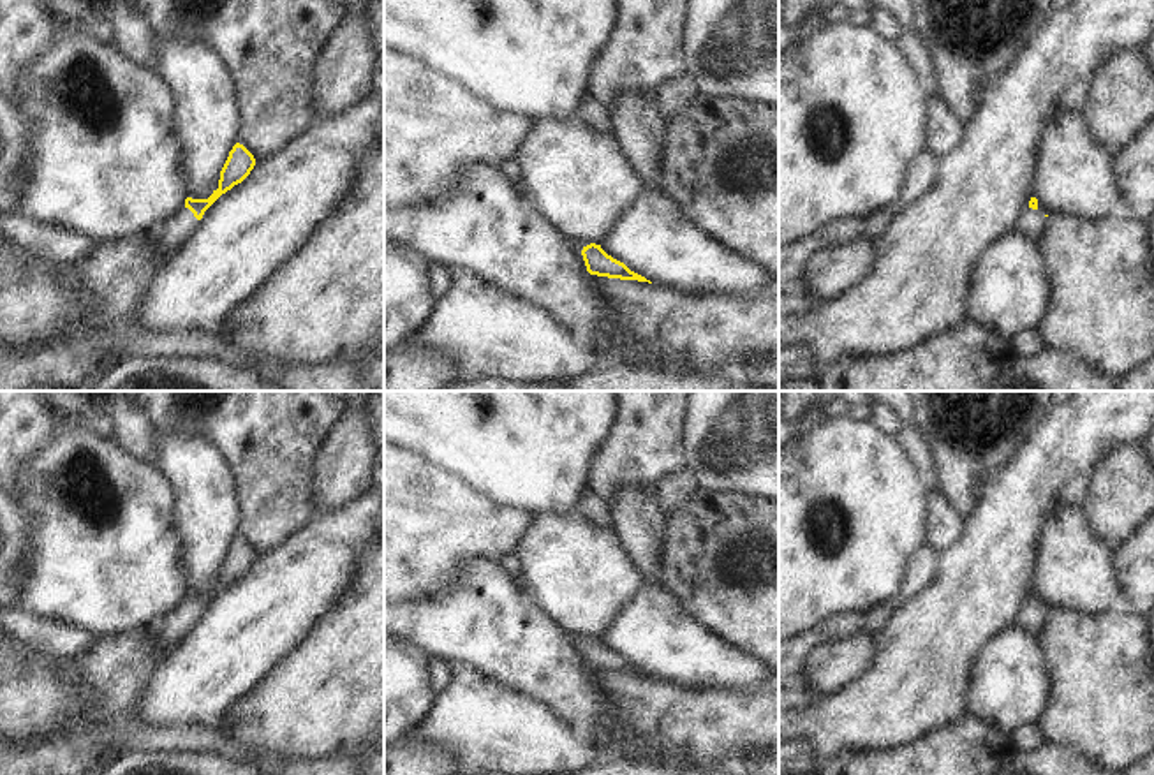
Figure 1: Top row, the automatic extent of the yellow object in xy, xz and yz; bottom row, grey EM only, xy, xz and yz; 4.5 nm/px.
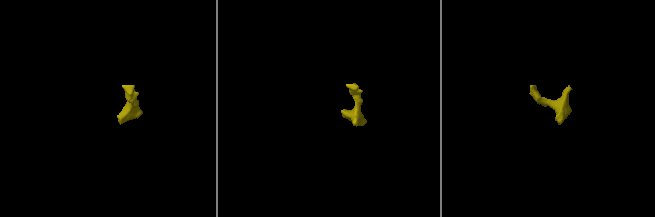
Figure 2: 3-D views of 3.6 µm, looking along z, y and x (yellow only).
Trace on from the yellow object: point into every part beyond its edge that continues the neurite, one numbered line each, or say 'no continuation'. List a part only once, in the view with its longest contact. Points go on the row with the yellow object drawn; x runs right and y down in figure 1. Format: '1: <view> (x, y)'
1: xy (164, 236)

